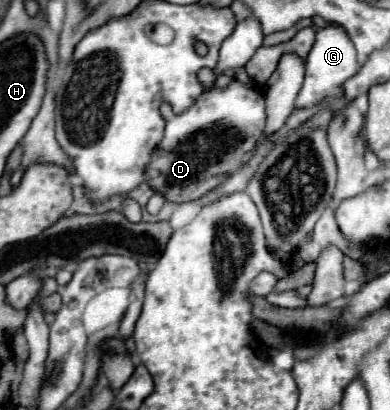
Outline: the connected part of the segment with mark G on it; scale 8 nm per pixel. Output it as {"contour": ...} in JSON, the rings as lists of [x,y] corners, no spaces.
{"contour":[[[324,25],[316,31],[316,41],[308,53],[306,59],[306,79],[304,85],[296,97],[296,107],[306,107],[306,105],[316,105],[316,103],[328,103],[320,113],[324,111],[338,111],[344,107],[344,103],[338,103],[336,99],[340,97],[340,87],[346,79],[356,75],[360,69],[356,61],[356,47],[350,39],[350,35],[336,25]]]}

